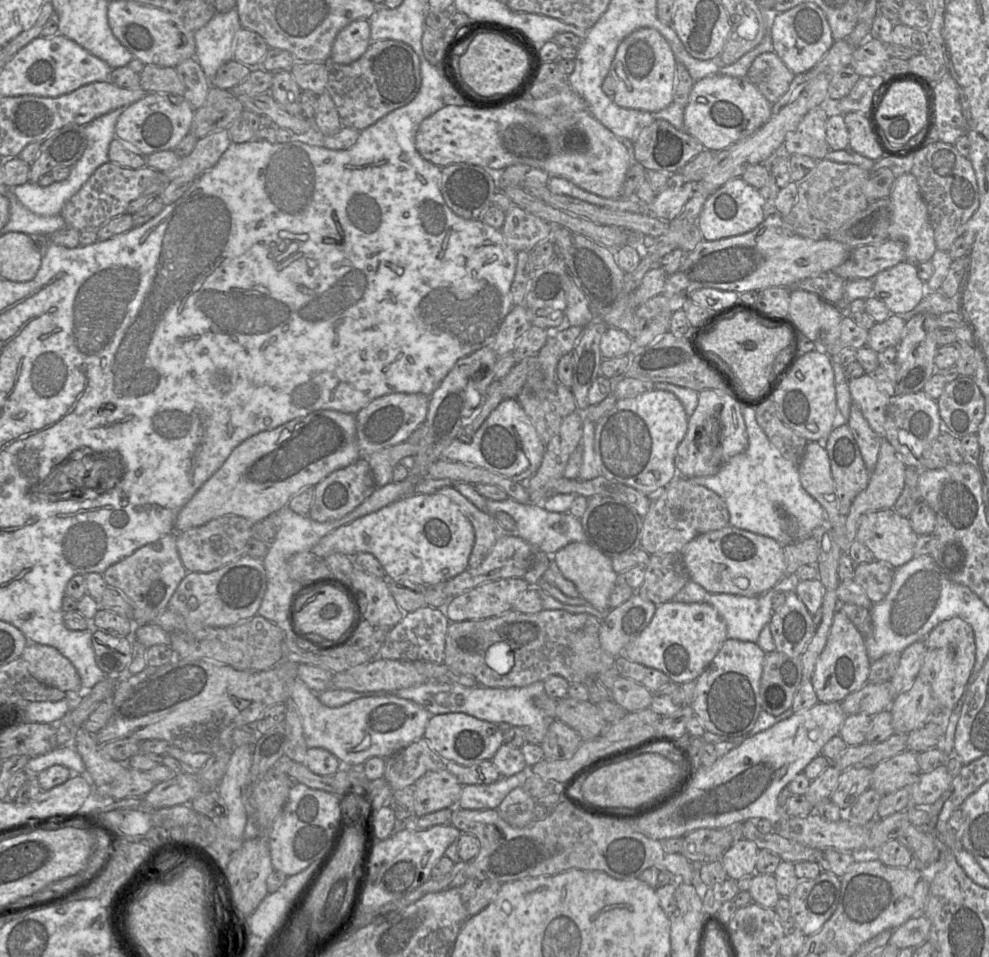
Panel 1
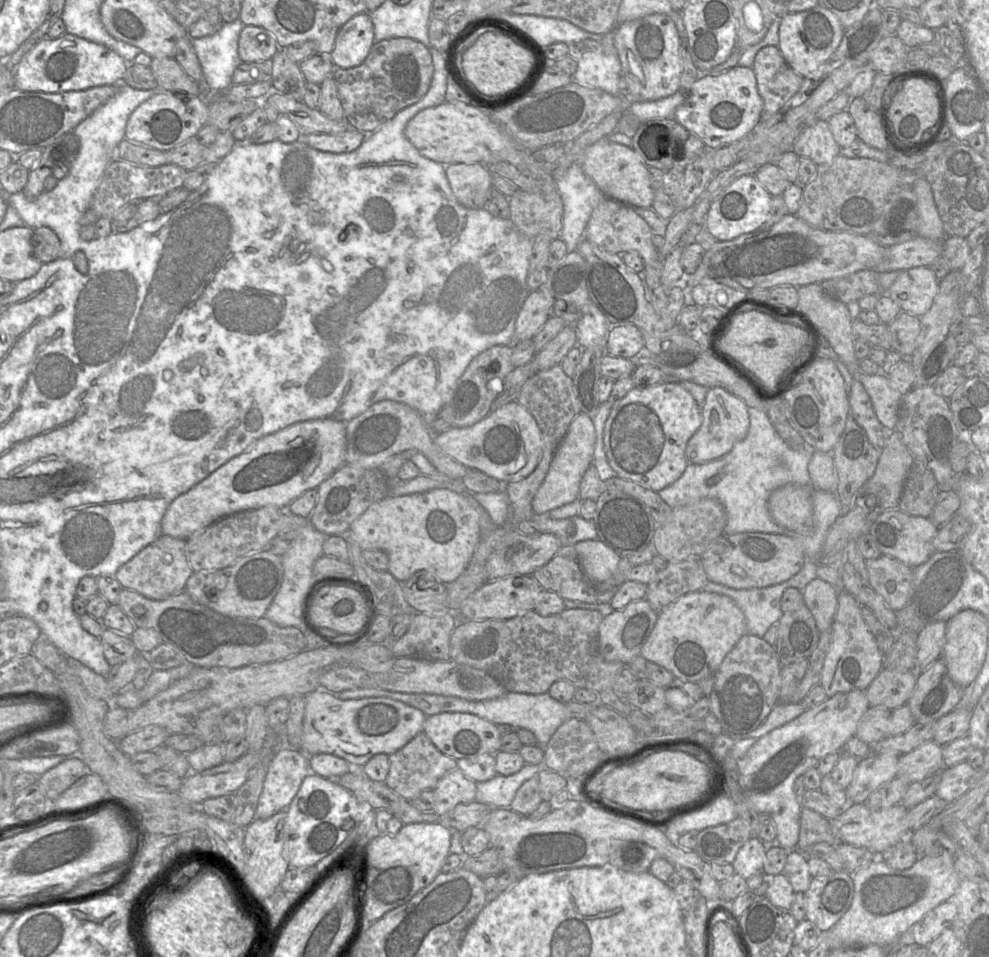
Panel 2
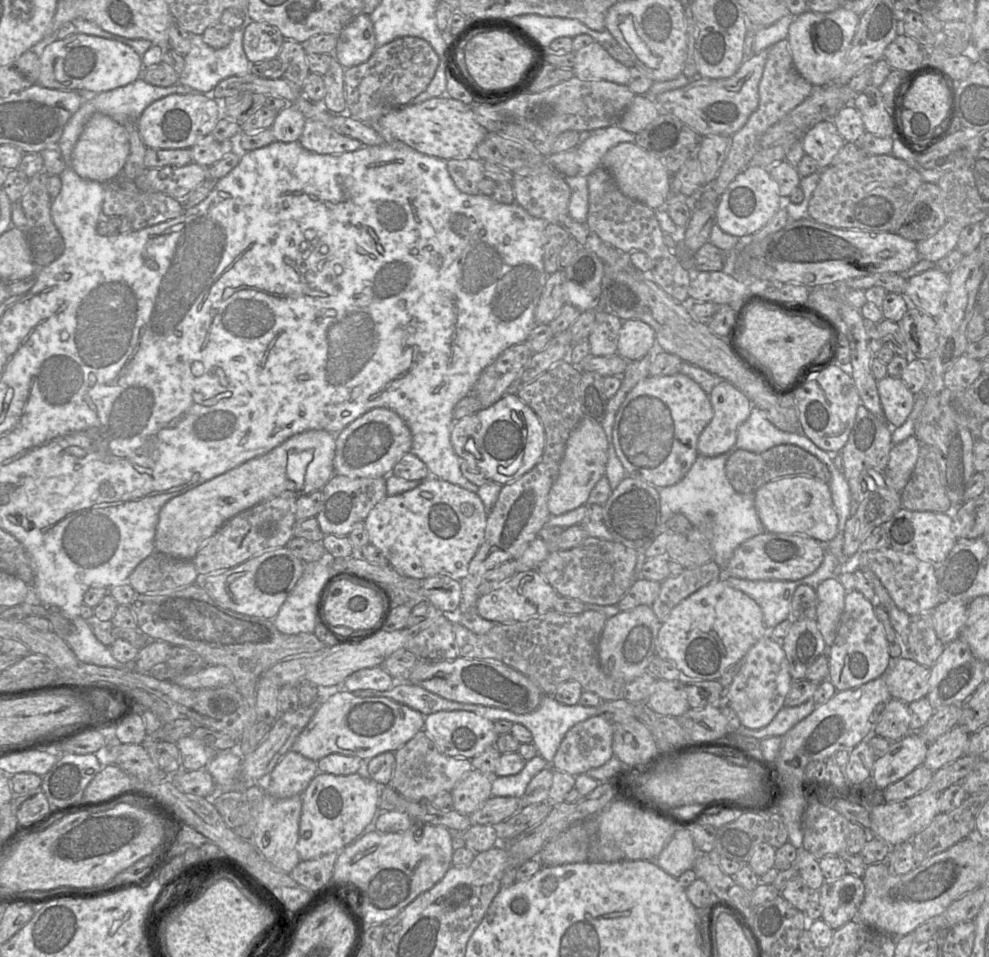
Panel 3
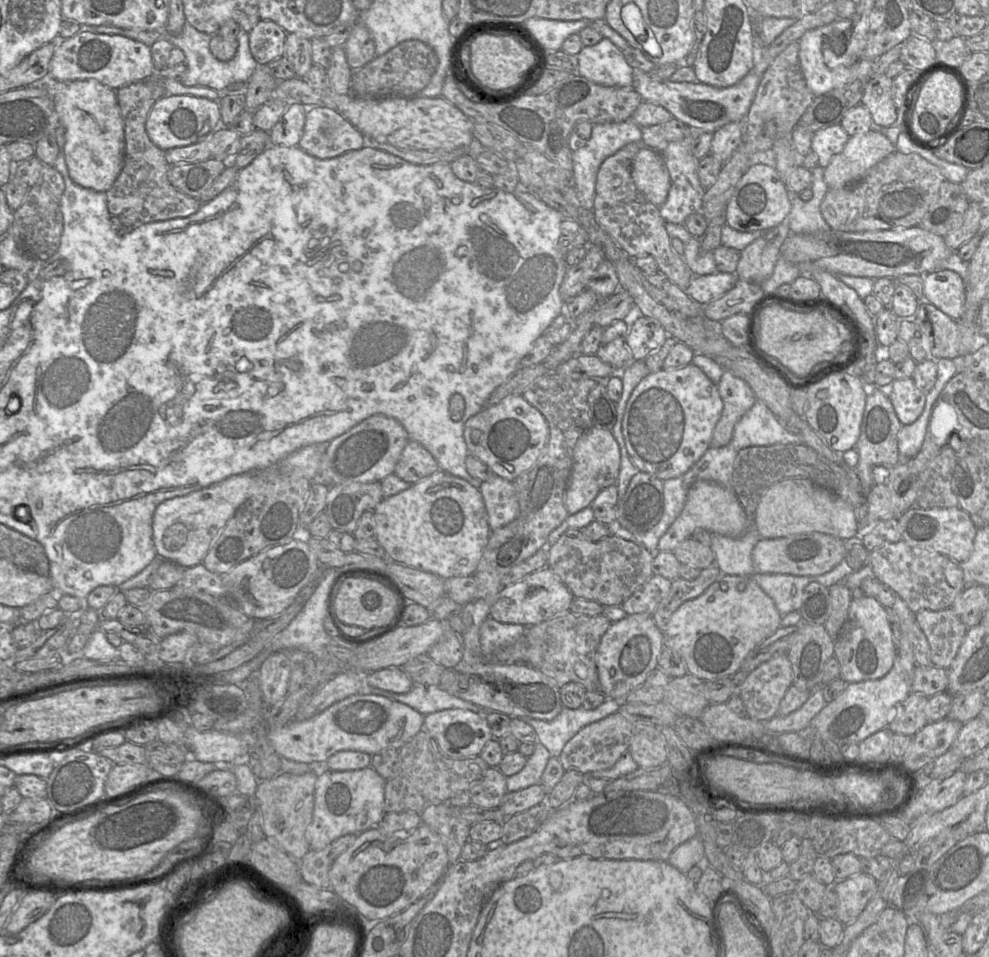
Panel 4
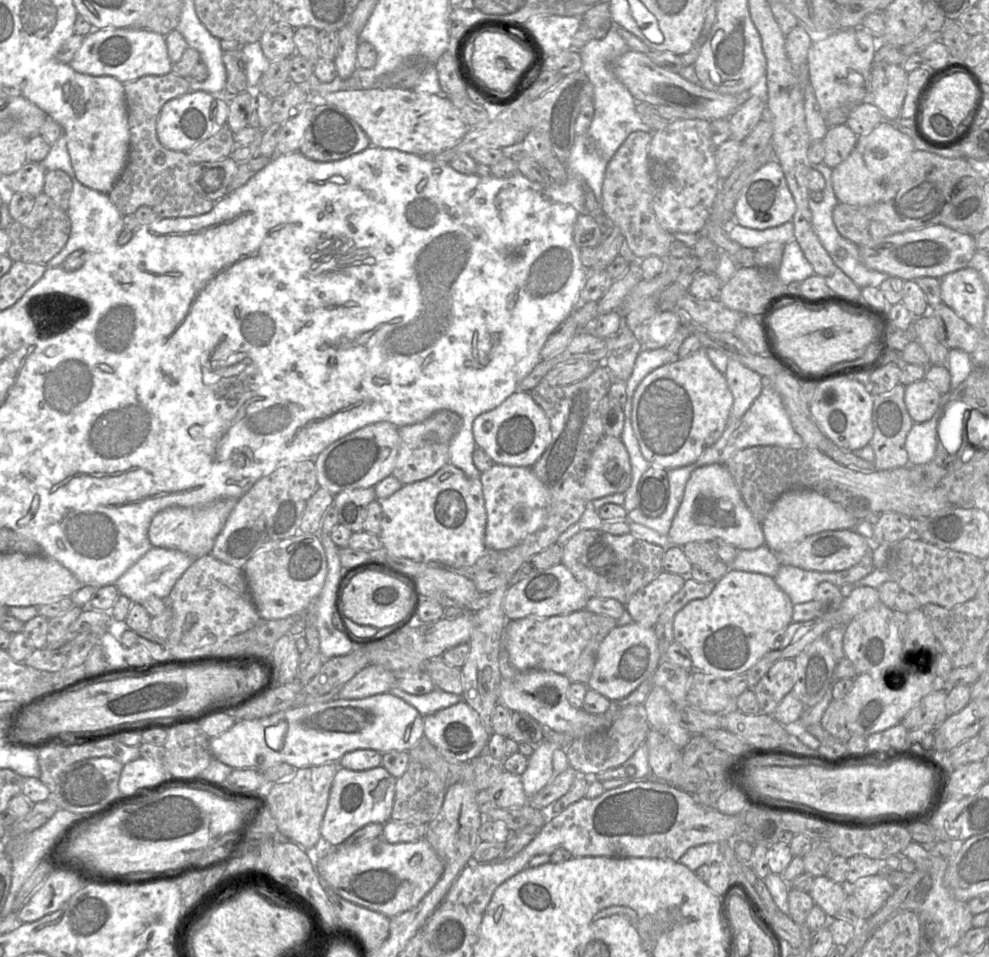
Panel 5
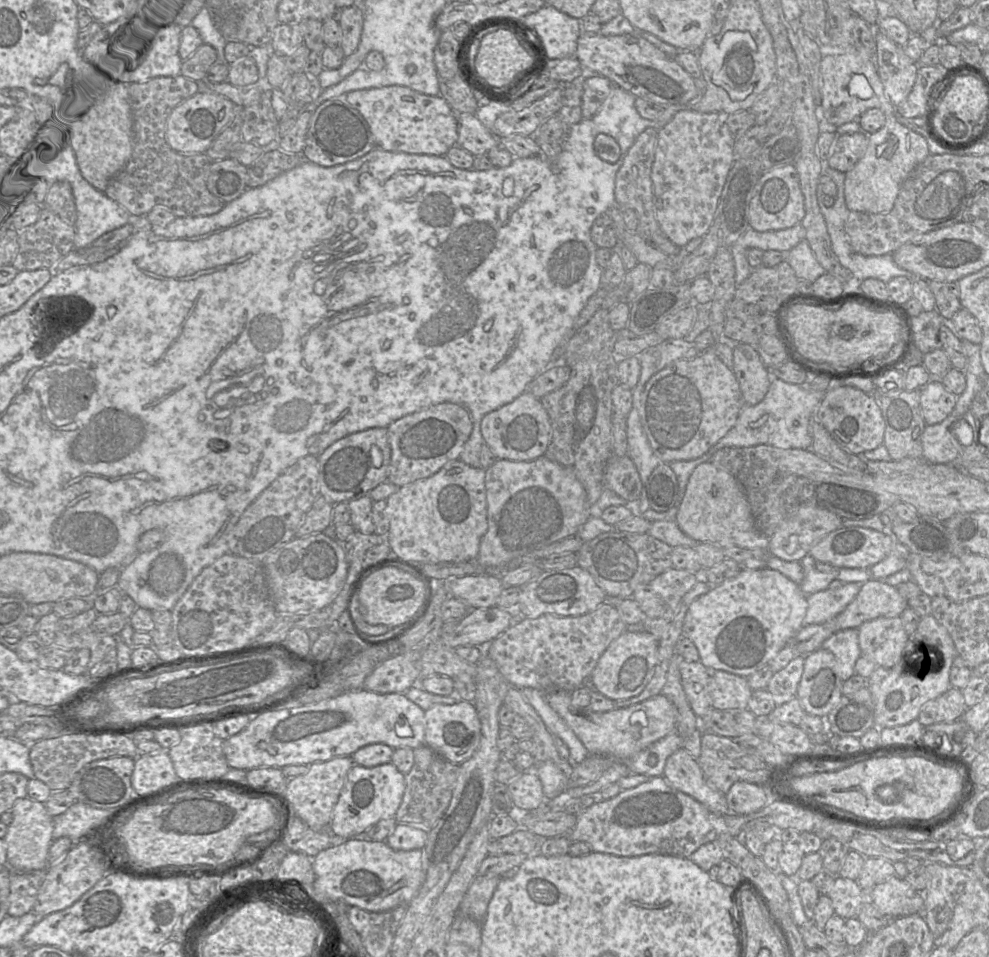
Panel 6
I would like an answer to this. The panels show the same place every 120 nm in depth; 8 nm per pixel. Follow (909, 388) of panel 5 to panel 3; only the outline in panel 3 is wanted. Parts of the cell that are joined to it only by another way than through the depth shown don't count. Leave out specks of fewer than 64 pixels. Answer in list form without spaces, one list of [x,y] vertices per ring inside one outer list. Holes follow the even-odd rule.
[[[887,375],[877,381],[877,388],[886,421],[892,428],[901,426],[912,412],[917,396],[900,377]]]

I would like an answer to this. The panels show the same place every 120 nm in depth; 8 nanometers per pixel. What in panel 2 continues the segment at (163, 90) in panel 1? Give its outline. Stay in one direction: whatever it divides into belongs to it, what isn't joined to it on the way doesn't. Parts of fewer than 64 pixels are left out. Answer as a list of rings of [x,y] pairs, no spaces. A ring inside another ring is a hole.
[[[152,58],[149,67],[157,80],[159,88],[168,92],[182,91],[200,96],[198,84],[185,73],[175,58]]]

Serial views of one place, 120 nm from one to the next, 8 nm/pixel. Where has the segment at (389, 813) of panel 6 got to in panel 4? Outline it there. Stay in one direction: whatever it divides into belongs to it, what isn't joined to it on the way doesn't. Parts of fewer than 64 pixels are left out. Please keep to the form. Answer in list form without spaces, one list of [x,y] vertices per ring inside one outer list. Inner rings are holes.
[[[371,766],[349,771],[320,769],[315,783],[313,819],[307,829],[310,850],[321,850],[347,834],[377,827],[384,816],[385,780]]]

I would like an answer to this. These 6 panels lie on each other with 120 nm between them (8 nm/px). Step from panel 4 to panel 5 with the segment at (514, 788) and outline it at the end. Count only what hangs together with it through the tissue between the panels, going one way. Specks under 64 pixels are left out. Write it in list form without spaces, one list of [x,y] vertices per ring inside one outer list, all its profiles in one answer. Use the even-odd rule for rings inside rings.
[[[542,741],[529,757],[528,767],[520,776],[527,798],[531,798],[544,788],[555,776],[553,754],[557,745]]]

